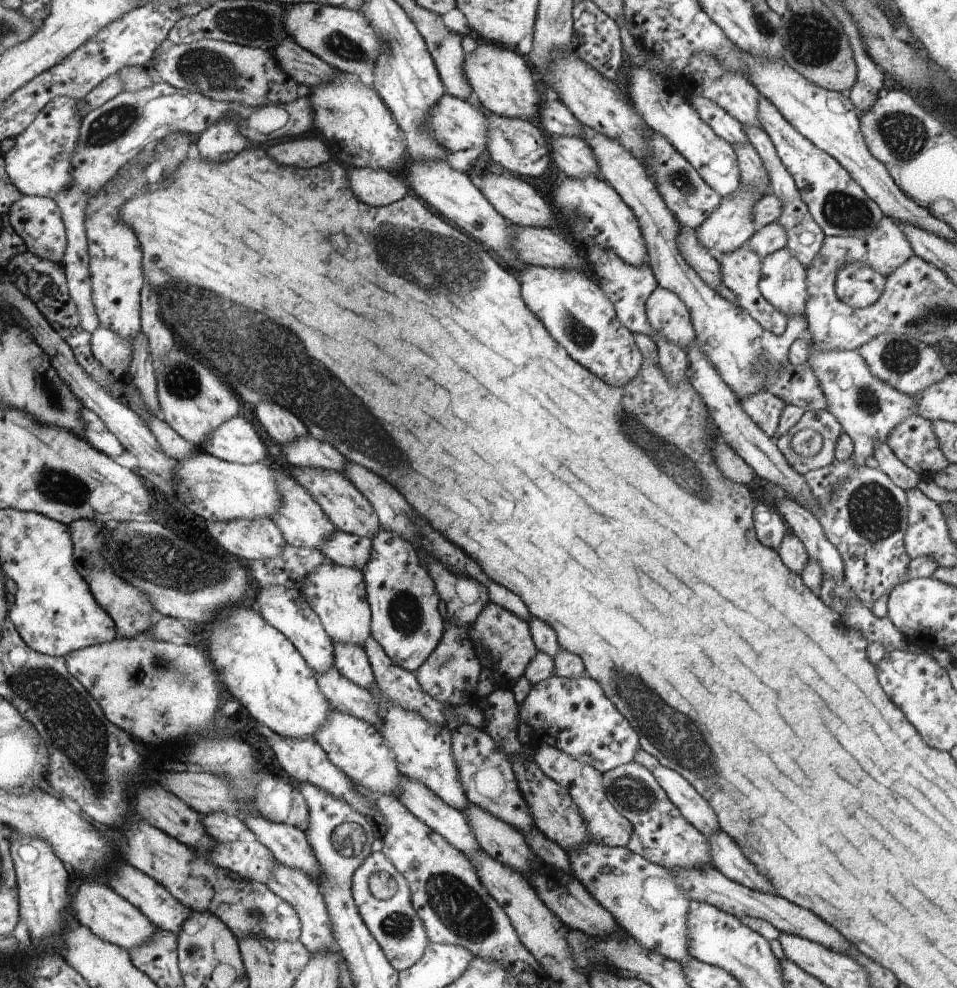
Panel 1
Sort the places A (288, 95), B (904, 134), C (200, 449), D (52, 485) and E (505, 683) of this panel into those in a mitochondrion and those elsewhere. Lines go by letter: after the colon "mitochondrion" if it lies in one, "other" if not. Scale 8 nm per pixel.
A: other
B: mitochondrion
C: other
D: mitochondrion
E: other

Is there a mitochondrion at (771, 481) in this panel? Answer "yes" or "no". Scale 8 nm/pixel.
no

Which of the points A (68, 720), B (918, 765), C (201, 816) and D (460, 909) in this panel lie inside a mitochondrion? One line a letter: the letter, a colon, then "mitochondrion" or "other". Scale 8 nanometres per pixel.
A: mitochondrion
B: other
C: other
D: mitochondrion

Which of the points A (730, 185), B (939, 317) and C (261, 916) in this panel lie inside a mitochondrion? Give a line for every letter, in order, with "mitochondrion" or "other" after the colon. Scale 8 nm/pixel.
A: other
B: mitochondrion
C: mitochondrion

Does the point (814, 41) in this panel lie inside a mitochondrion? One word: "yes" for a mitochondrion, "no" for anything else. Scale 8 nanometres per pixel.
yes

